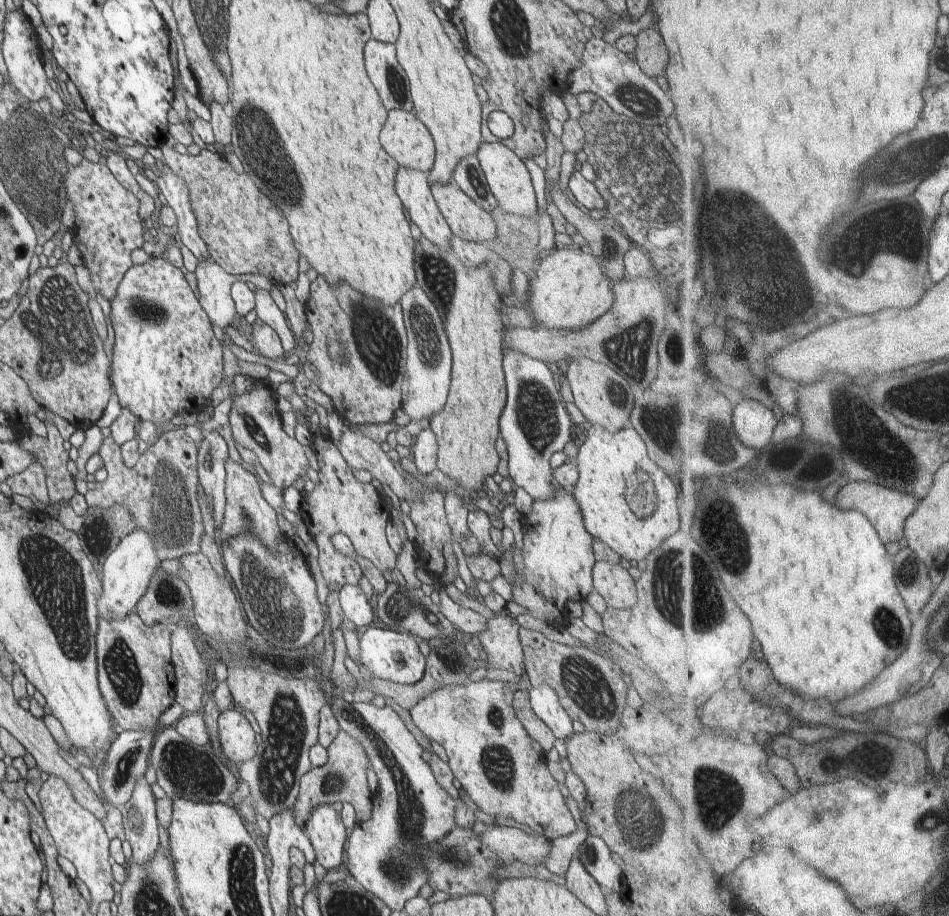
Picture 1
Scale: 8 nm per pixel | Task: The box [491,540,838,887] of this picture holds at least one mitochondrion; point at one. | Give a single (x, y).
(688, 589)

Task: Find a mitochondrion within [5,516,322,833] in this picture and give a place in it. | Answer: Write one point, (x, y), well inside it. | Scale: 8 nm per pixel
(54, 579)

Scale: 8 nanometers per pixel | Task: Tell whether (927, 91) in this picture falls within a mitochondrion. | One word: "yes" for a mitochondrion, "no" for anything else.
no

